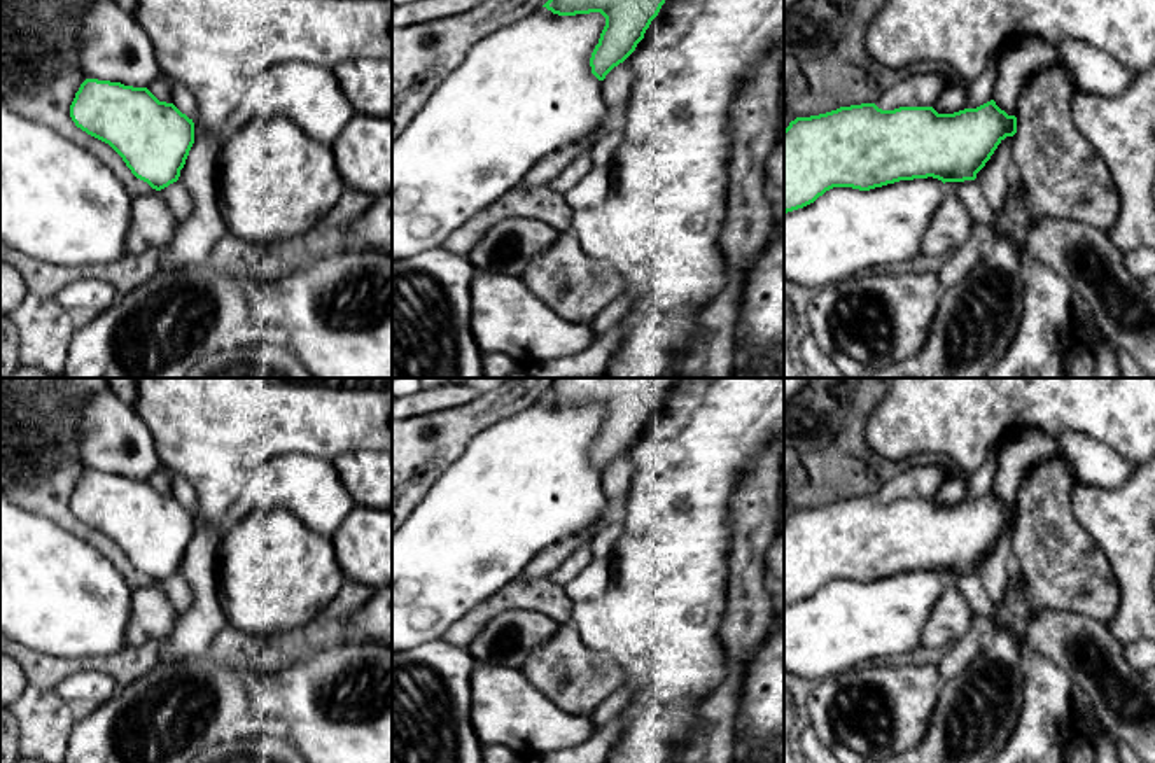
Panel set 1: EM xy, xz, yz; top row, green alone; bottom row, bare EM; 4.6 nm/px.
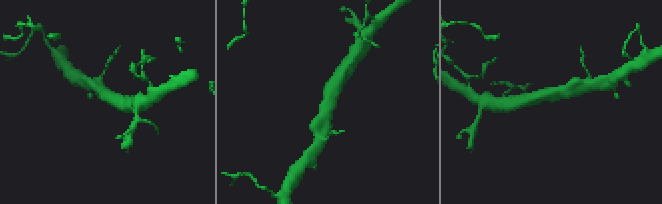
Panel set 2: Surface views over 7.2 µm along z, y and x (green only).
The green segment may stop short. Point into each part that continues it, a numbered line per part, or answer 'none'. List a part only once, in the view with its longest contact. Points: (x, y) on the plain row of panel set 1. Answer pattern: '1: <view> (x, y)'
none

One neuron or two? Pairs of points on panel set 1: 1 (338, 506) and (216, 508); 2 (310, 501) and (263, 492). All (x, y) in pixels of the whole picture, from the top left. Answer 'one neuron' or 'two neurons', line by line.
1: two neurons
2: one neuron

